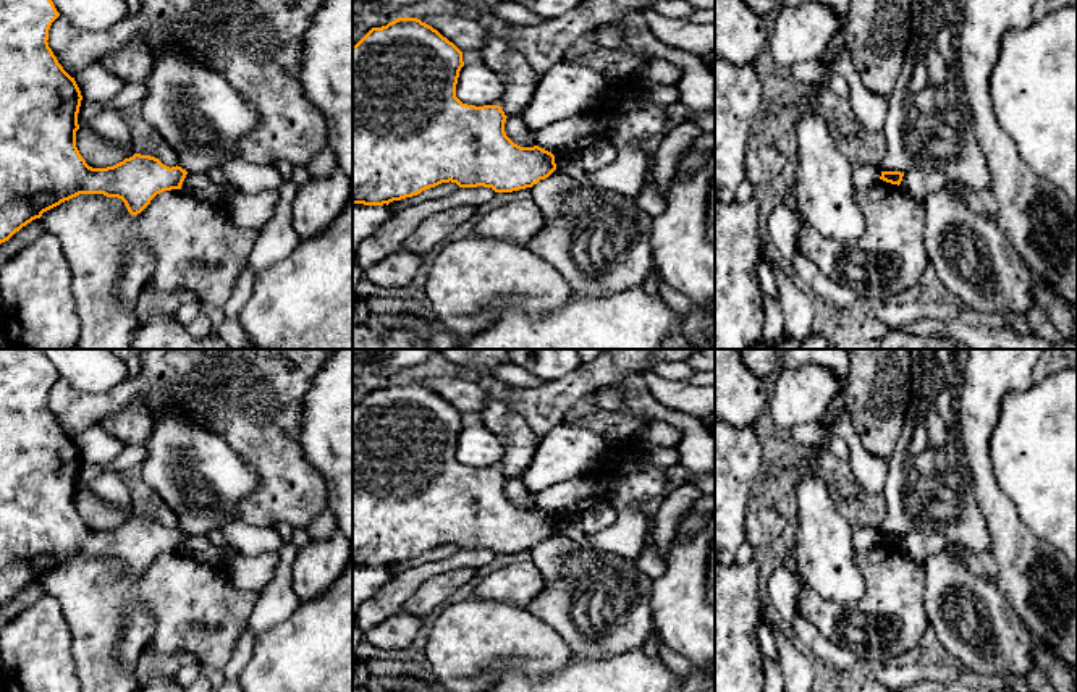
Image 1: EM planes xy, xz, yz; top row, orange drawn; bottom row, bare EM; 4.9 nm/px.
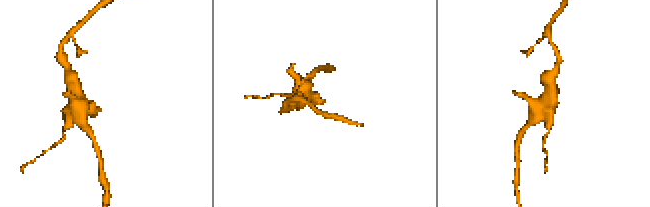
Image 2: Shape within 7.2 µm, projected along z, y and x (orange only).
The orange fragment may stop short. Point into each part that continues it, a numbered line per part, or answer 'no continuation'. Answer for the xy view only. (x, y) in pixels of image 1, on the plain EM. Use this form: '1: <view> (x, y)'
no continuation

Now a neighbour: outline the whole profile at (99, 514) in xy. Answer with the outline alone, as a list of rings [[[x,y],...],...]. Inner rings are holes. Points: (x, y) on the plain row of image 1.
[[[91,488],[76,493],[76,509],[92,530],[113,529],[118,521],[125,522],[134,517],[129,501],[110,504],[102,495]]]

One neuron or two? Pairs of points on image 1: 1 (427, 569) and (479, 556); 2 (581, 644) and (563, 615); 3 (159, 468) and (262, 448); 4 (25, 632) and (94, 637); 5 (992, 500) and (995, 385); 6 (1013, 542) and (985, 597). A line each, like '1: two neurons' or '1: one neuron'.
1: one neuron
2: one neuron
3: two neurons
4: two neurons
5: one neuron
6: two neurons

